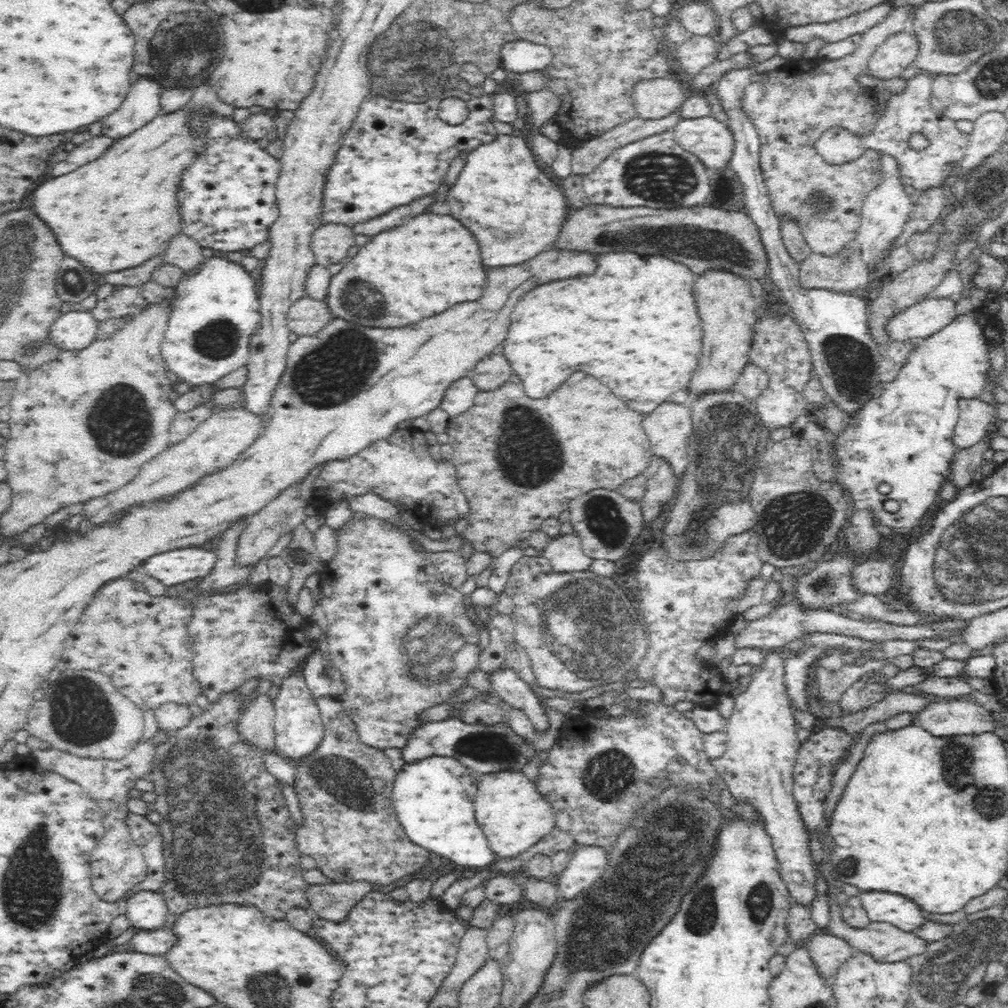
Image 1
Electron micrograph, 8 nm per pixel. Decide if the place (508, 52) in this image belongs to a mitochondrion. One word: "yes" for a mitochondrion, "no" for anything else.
no

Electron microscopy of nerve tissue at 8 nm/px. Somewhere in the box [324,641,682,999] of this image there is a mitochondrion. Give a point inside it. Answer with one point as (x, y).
(486, 747)

